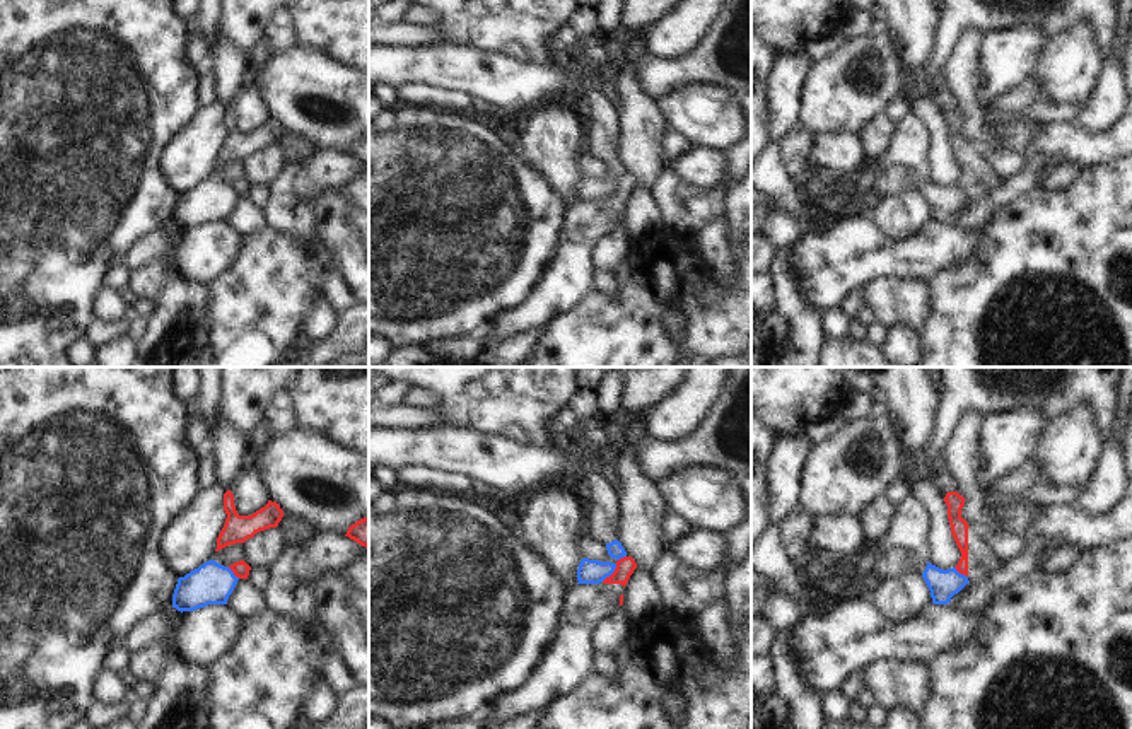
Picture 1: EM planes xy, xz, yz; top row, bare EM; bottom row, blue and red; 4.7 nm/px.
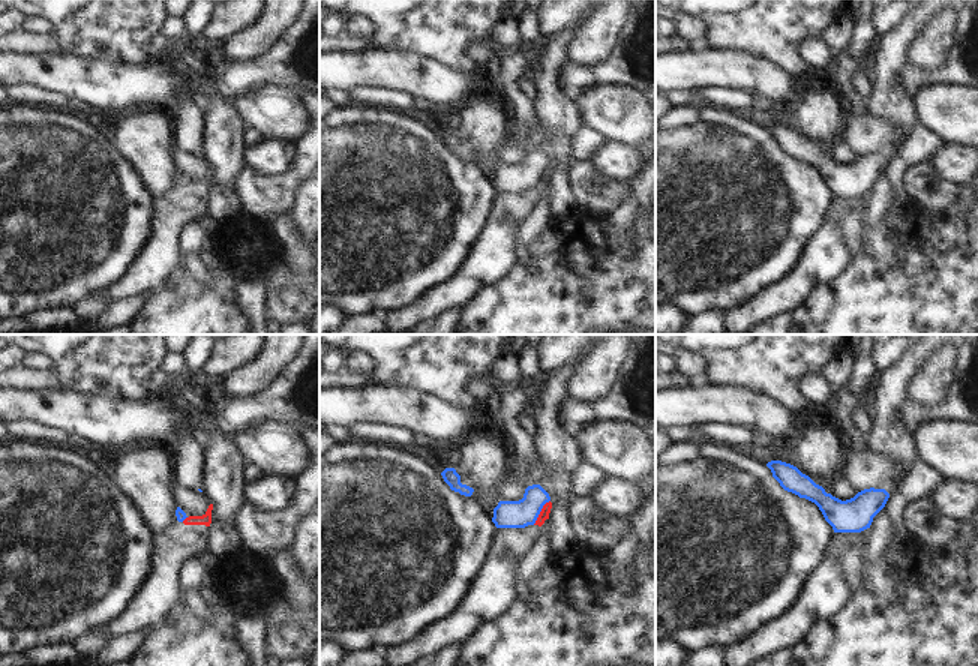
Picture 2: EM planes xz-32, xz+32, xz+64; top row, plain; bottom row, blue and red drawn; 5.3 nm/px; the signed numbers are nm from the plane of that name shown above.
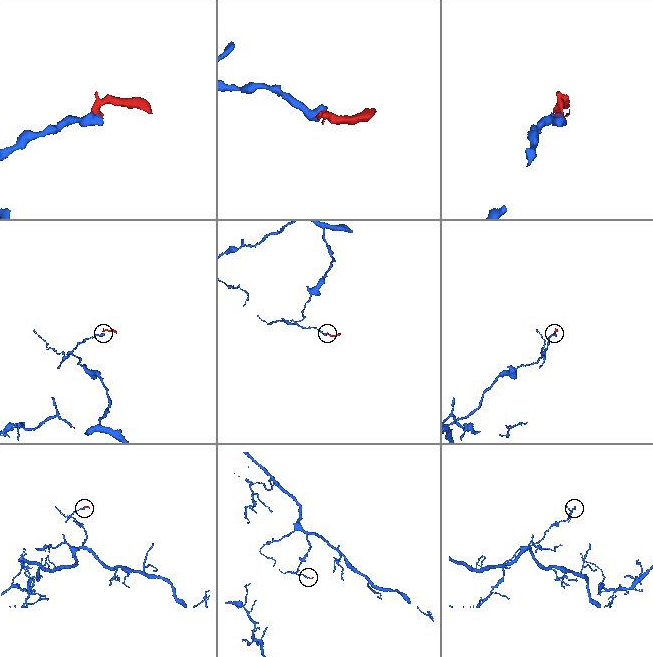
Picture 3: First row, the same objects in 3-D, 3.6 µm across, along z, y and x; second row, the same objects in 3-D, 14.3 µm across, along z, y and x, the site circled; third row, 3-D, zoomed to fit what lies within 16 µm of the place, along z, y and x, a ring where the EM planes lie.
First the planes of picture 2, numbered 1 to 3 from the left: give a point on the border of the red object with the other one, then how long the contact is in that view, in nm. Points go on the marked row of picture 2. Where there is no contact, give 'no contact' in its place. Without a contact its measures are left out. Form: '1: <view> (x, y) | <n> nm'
1: xz-32 (183, 519) | 40 nm
2: xz+32 (540, 510) | 160 nm
3: no contact

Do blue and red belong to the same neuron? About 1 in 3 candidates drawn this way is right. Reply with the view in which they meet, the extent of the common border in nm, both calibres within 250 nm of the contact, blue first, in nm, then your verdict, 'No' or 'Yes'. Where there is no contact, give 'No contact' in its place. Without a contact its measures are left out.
Touches blue in xz. Shared border 120 nm. Thickness 110 nm (blue) against 90 nm. No

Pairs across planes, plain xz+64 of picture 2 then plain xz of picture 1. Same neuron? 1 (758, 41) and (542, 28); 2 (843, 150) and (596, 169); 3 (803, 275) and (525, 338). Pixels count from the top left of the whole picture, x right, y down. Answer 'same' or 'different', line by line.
1: same
2: same
3: different

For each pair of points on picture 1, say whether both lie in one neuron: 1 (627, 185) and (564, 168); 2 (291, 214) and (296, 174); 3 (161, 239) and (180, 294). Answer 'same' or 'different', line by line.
1: different
2: same
3: same

